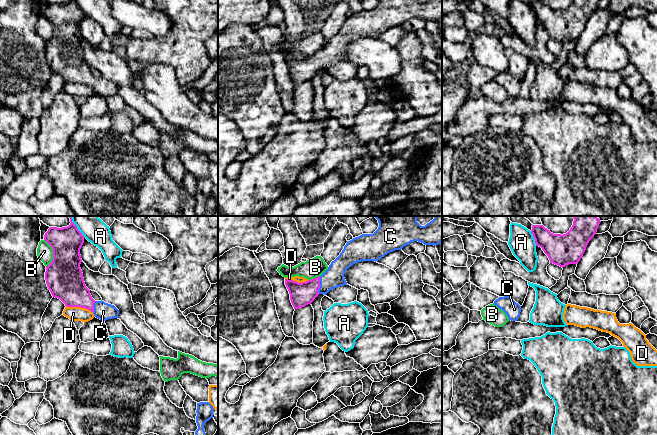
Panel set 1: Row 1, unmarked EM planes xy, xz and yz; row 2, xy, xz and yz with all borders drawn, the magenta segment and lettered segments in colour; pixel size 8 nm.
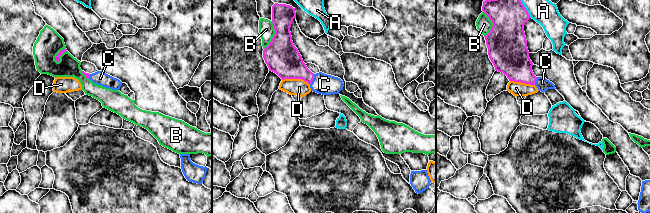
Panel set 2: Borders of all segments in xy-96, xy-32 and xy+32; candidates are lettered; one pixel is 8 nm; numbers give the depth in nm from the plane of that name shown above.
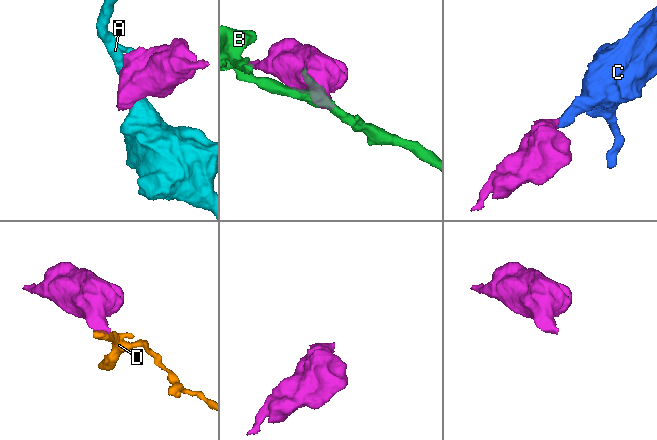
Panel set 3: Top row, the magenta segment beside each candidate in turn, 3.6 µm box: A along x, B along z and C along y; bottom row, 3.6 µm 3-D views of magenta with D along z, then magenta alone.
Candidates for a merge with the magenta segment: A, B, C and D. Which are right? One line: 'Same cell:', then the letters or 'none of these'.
Same cell: C

